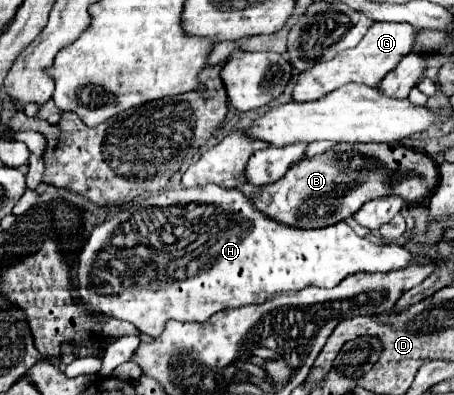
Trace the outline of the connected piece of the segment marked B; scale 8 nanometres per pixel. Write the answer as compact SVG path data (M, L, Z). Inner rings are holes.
M336 144L334 150L324 152L324 156L314 158L302 158L298 164L294 164L286 176L276 180L274 184L262 186L250 200L254 202L256 210L262 210L268 218L274 218L276 222L282 222L286 226L294 228L326 228L330 224L342 222L356 214L356 210L368 202L382 196L402 196L408 204L422 202L430 196L430 192L438 186L438 168L422 152L416 152L412 148L400 146L400 144Z

